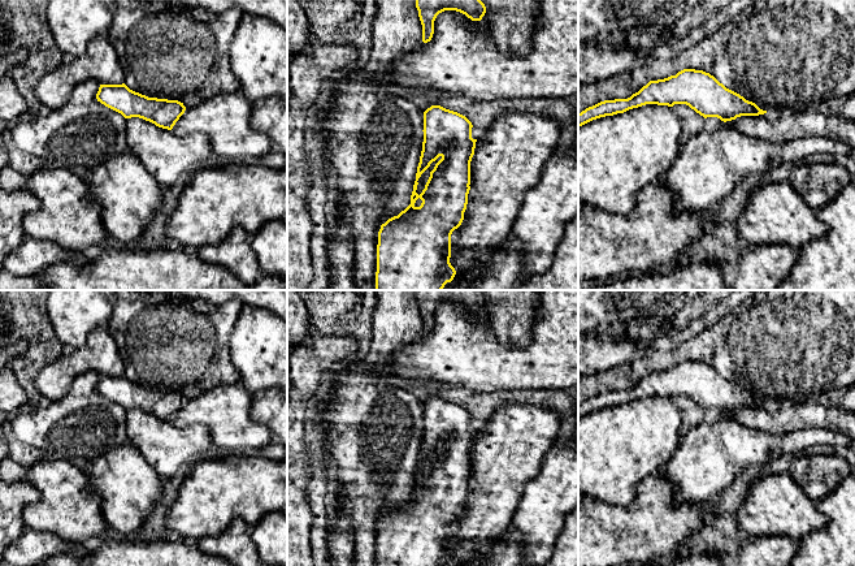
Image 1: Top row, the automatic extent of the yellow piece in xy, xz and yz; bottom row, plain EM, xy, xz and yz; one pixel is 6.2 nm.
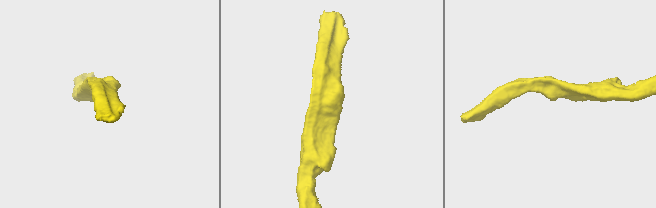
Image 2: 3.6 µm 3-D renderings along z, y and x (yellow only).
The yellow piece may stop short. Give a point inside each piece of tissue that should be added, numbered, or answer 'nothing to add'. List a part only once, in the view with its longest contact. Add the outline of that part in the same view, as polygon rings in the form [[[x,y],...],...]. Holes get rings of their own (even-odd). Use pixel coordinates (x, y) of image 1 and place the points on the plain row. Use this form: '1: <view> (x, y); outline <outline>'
nothing to add

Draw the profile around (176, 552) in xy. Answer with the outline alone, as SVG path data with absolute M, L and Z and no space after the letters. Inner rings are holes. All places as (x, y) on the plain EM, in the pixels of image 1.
M183 539L157 541L104 540L101 548L84 558L69 553L57 554L40 566L233 566L226 559L204 553L198 544L187 545Z

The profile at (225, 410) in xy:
M242 384L222 385L207 390L195 399L186 401L172 423L178 428L196 423L204 424L212 435L213 448L244 453L264 448L274 440L269 428L251 419L251 403L252 394Z

